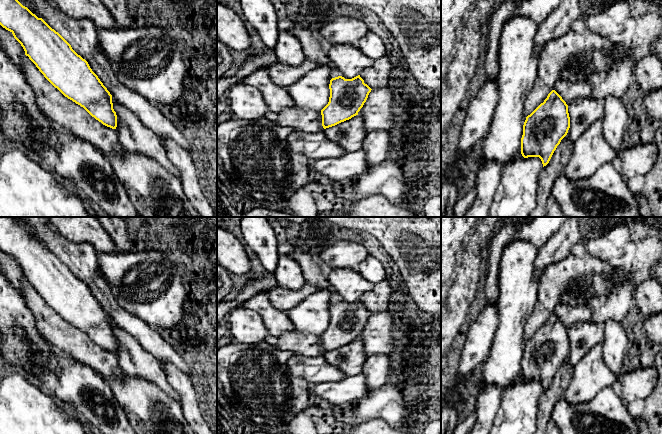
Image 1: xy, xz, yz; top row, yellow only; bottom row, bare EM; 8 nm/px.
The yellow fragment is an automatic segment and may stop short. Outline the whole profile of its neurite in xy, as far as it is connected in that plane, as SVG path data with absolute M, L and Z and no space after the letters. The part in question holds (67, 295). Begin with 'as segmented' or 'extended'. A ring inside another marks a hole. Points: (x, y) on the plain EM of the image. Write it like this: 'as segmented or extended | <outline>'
as segmented | M0 217L0 249L13 258L23 271L25 279L65 321L83 331L103 349L116 353L117 339L113 333L112 319L92 295L88 286L42 242L38 242L23 230L14 217Z

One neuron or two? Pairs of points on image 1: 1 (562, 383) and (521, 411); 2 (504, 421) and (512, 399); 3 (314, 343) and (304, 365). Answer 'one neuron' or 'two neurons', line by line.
1: two neurons
2: one neuron
3: two neurons

